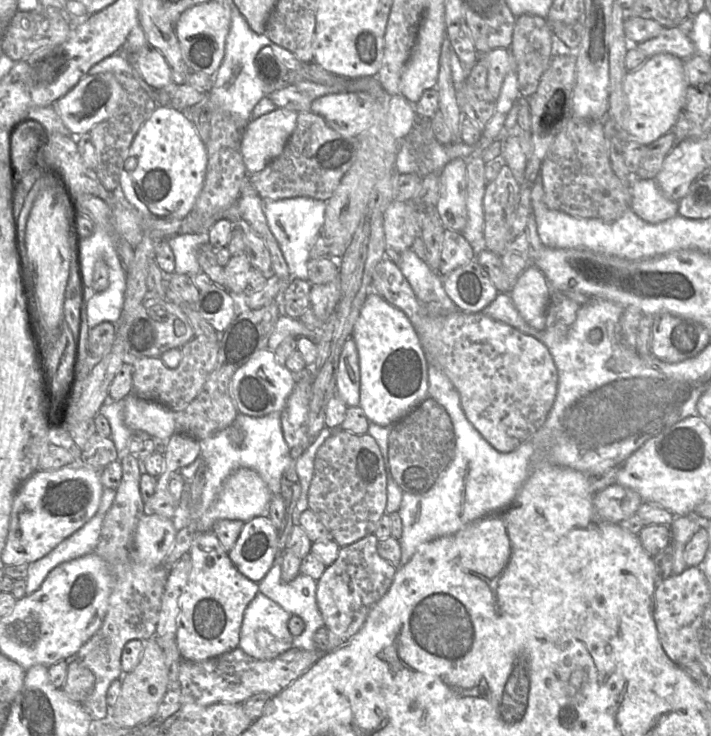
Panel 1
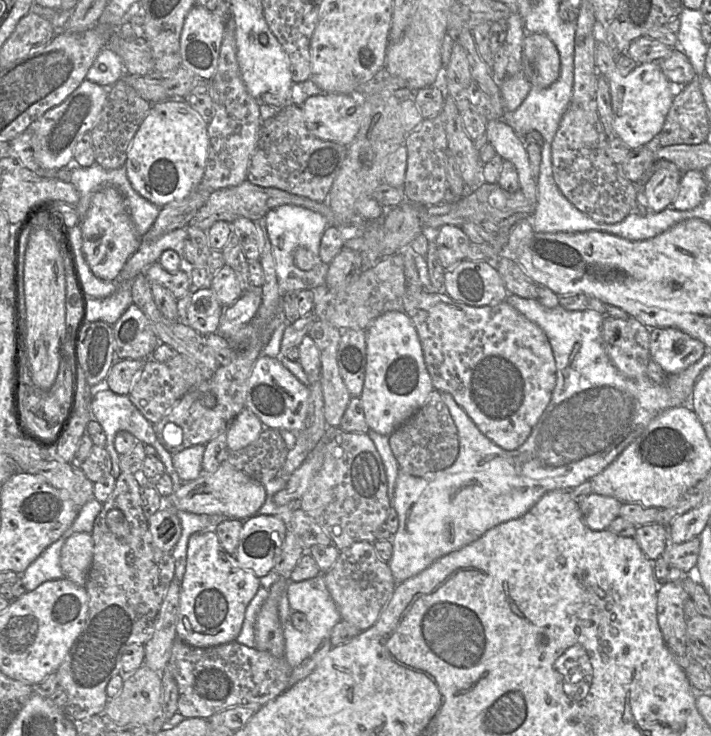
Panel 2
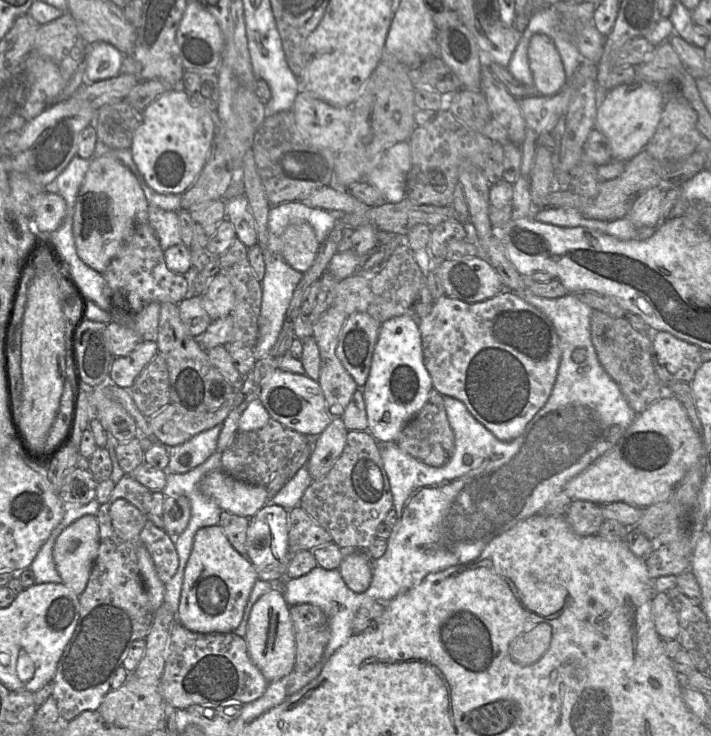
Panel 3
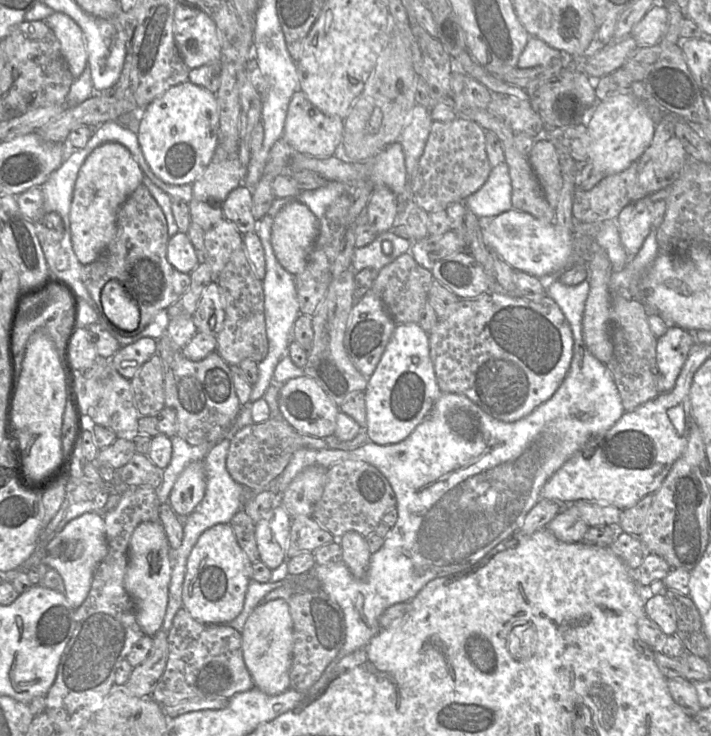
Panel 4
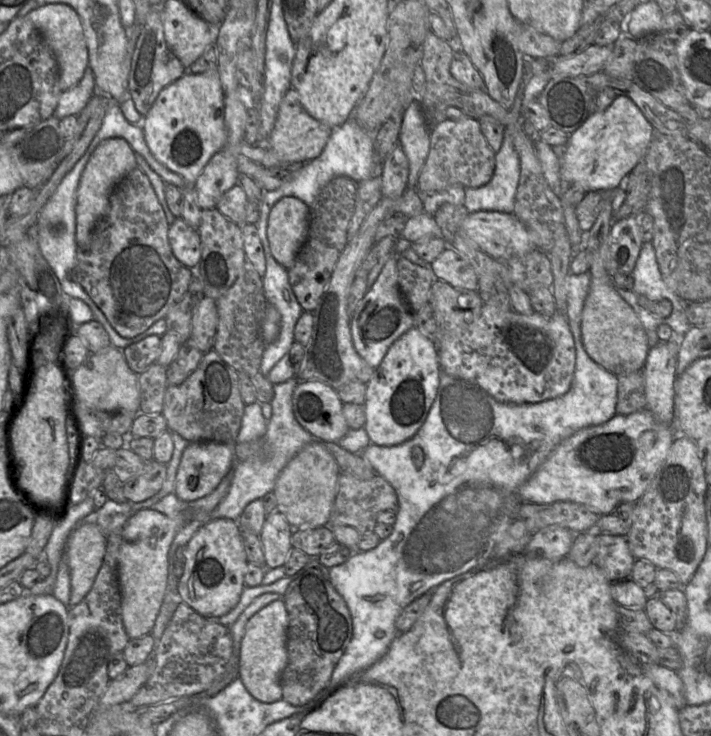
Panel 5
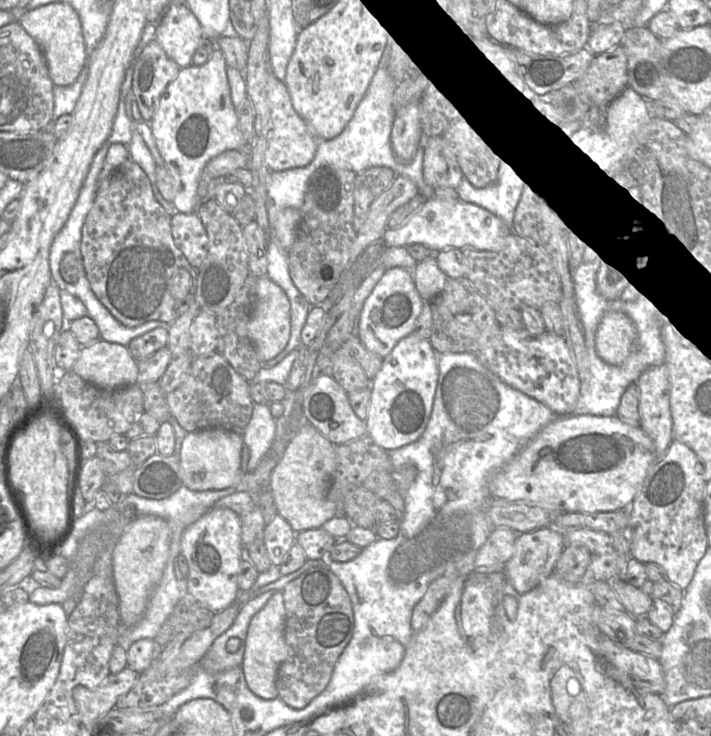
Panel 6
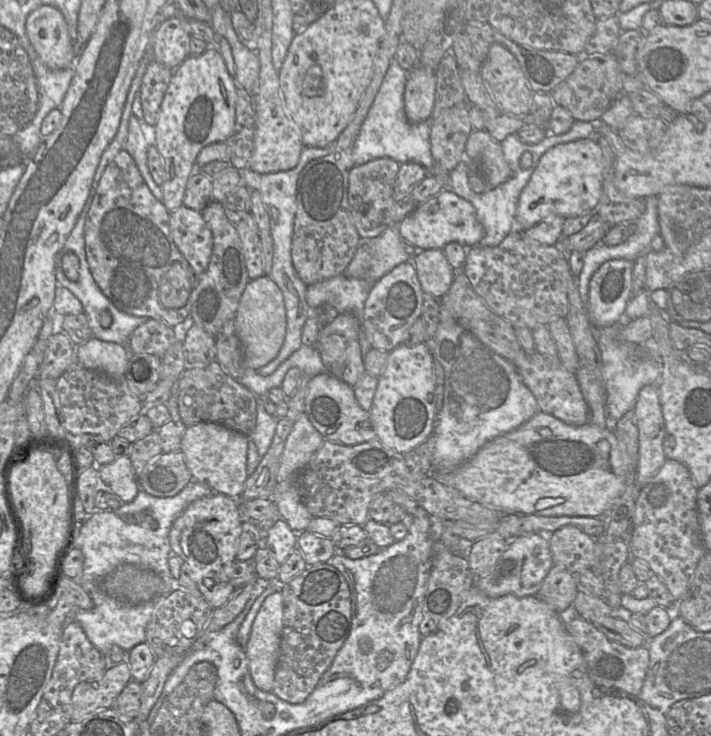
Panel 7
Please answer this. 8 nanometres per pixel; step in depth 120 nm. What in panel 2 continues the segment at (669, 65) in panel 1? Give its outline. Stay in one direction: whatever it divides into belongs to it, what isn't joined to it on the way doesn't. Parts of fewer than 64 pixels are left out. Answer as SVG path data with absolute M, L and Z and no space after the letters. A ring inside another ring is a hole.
M606 42L596 43L594 59L598 75L603 75L610 86L613 130L631 150L635 150L650 142L662 130L674 100L673 88L658 62L639 64L634 71L622 75L616 66L617 58Z

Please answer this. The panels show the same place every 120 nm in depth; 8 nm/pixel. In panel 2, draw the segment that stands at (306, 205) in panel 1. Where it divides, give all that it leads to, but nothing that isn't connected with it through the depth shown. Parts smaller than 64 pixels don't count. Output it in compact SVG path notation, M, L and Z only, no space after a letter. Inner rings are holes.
M281 205L270 210L266 216L267 232L272 245L275 259L276 275L280 295L286 292L300 291L304 289L321 291L325 287L329 264L320 262L311 270L301 270L295 265L294 251L299 247L310 250L316 259L320 259L320 242L329 222L322 214L308 208L297 205Z

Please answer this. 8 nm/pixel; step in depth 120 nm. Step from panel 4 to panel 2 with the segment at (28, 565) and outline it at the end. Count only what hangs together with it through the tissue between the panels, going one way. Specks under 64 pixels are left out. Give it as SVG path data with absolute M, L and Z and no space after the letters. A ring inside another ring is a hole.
M79 532L68 537L60 554L64 577L76 585L85 587L93 561L93 550L92 533Z

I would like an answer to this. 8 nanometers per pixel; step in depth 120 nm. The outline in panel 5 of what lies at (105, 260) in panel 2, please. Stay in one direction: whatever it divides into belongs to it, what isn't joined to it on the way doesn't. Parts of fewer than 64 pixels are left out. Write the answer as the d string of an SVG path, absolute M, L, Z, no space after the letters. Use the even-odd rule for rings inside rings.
M123 138L106 139L94 150L83 170L77 191L75 237L79 251L90 249L94 229L108 210L110 195L117 184L136 167L135 152Z

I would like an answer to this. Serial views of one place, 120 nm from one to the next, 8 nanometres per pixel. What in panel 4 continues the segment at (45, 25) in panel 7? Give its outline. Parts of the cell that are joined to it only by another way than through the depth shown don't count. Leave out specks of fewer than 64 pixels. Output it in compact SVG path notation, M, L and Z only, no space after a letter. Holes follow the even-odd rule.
M54 12L45 22L57 37L73 78L79 78L88 64L81 28L71 17L61 12Z

